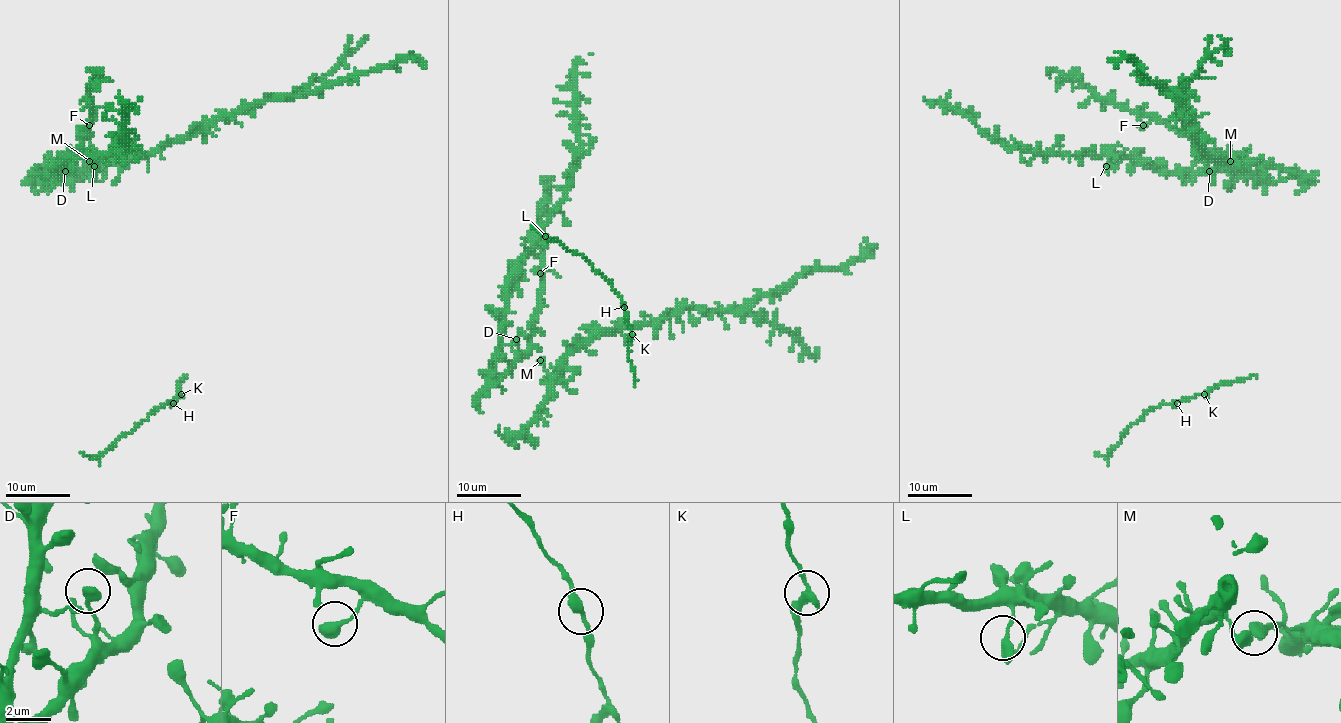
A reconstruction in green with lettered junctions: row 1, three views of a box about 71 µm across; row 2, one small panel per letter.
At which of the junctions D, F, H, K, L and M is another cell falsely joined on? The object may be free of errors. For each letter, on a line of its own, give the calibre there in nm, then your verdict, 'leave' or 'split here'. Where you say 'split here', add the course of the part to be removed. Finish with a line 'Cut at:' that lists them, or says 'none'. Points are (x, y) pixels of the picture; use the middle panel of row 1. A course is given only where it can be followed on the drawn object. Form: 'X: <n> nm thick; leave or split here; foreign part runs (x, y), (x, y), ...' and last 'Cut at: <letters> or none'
D: 360 nm thick; leave
F: 400 nm thick; leave
H: 360 nm thick; leave
K: 360 nm thick; leave
L: 320 nm thick; leave
M: 400 nm thick; leave
Cut at: none

